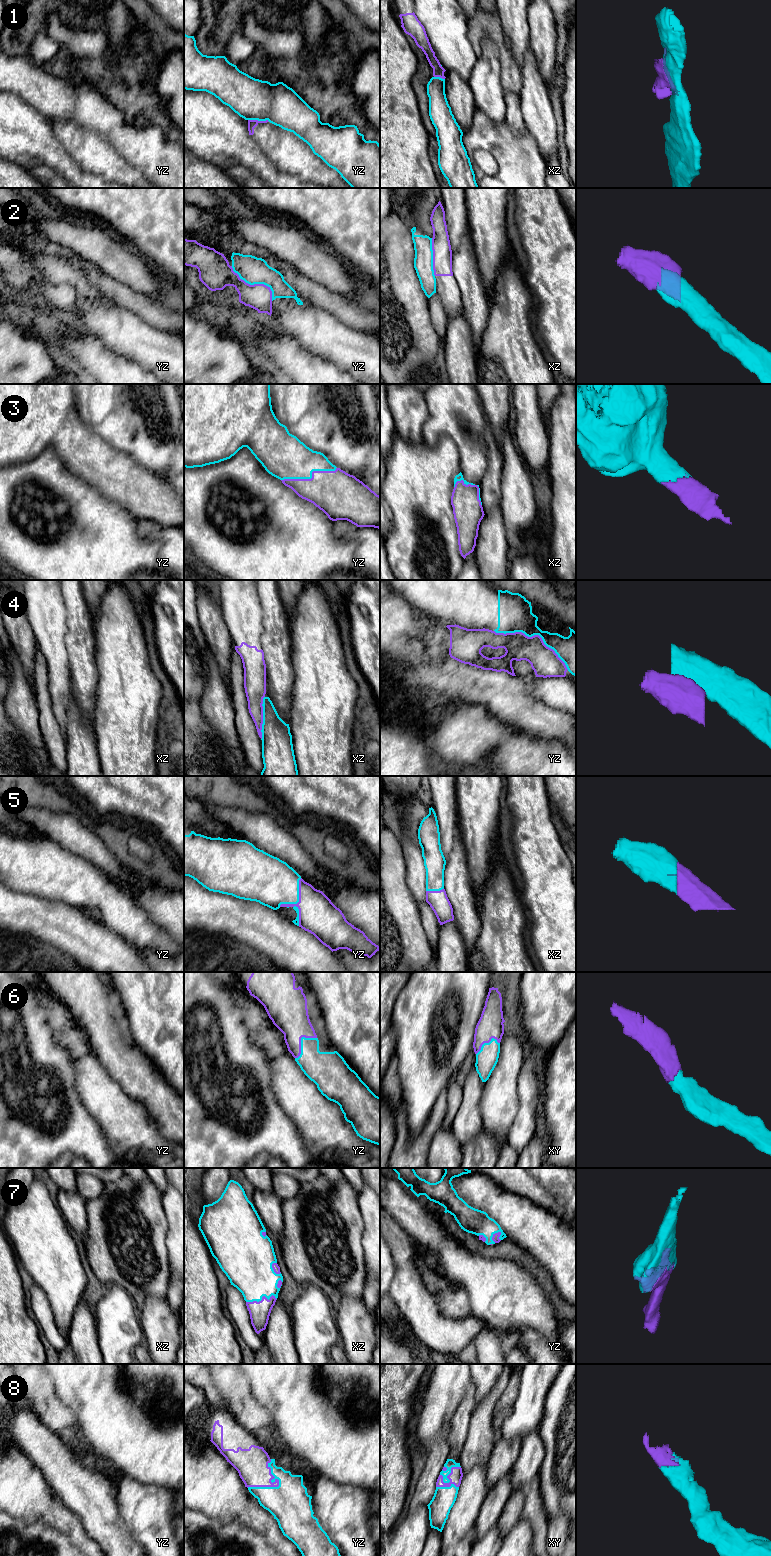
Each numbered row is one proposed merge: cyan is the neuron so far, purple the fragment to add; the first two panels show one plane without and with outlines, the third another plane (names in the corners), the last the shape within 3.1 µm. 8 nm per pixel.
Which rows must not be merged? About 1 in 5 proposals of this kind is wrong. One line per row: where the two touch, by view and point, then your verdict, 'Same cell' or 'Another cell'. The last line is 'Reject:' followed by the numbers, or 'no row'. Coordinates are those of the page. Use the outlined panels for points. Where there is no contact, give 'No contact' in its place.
1: Touches cyan at yz (259, 120). Another cell
2: Touches cyan at yz (255, 283). Another cell
3: Touches cyan at yz (311, 477). Same cell
4: Touches cyan at yz (534, 634). Another cell
5: Touches cyan at yz (298, 901). Same cell
6: Touches cyan at yz (301, 1041). Same cell
7: Touches cyan at xz (261, 1299). Same cell
8: Touches cyan at yz (275, 1487). Same cell
Reject: 1, 2, 4

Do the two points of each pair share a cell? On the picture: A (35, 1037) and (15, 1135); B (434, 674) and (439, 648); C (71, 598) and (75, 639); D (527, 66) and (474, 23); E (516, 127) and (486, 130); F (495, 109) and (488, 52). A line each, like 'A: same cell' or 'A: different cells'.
A: same cell
B: different cells
C: same cell
D: different cells
E: different cells
F: same cell

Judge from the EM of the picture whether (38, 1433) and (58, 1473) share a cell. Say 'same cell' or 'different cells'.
same cell

